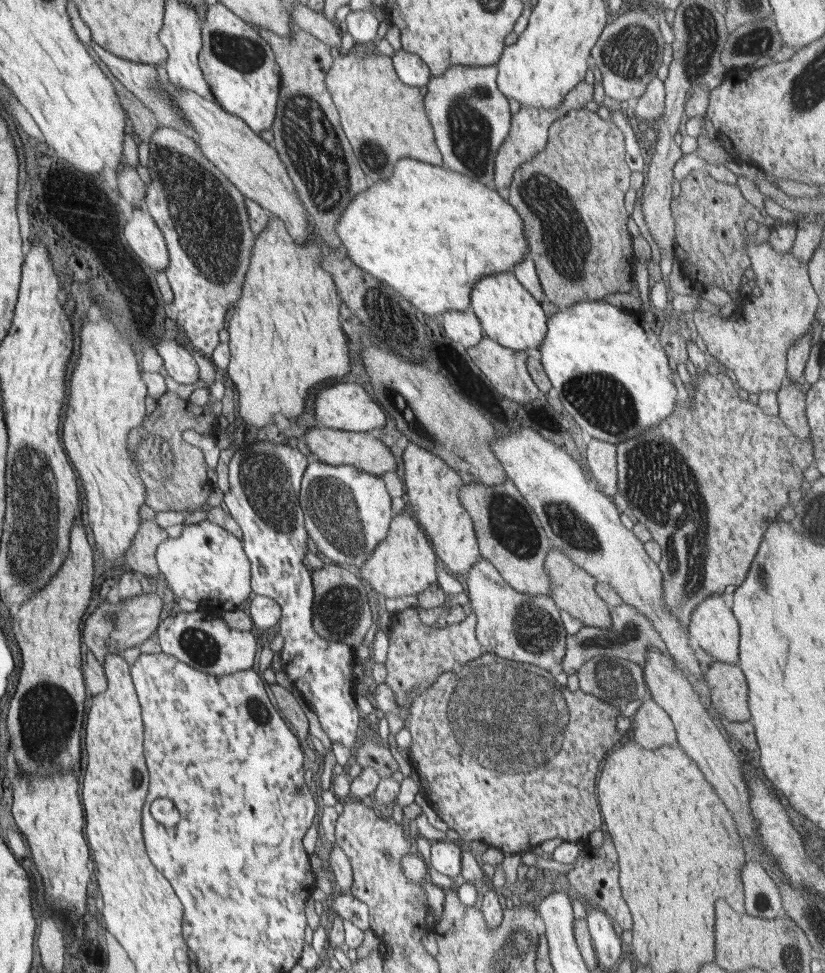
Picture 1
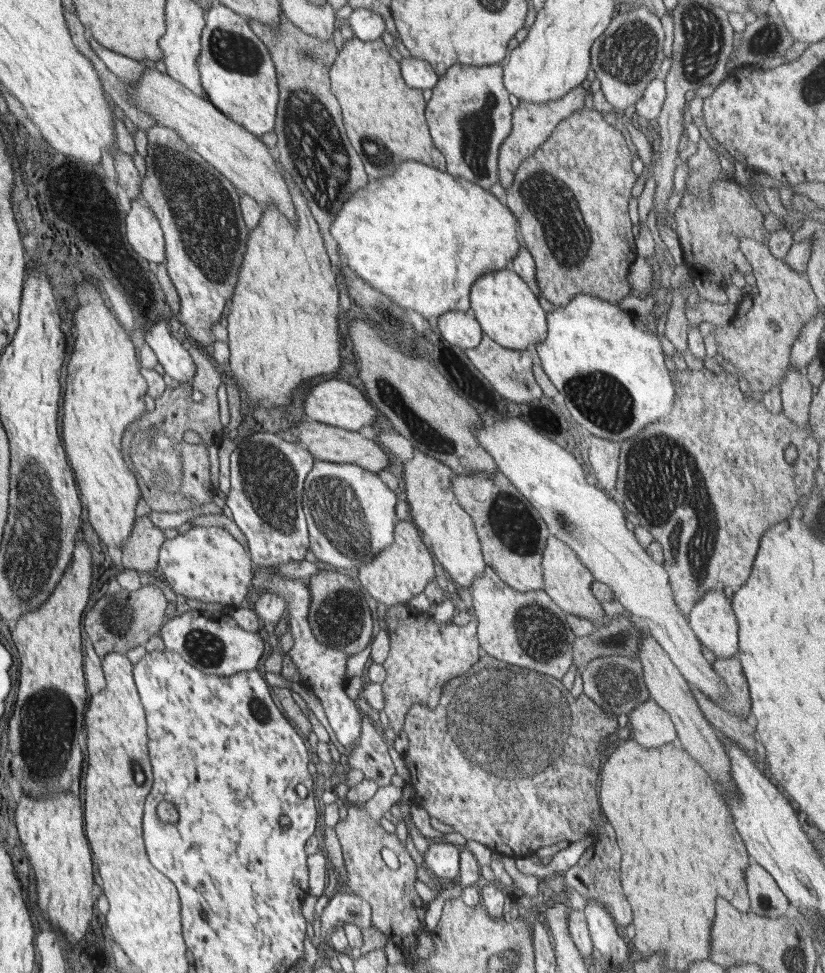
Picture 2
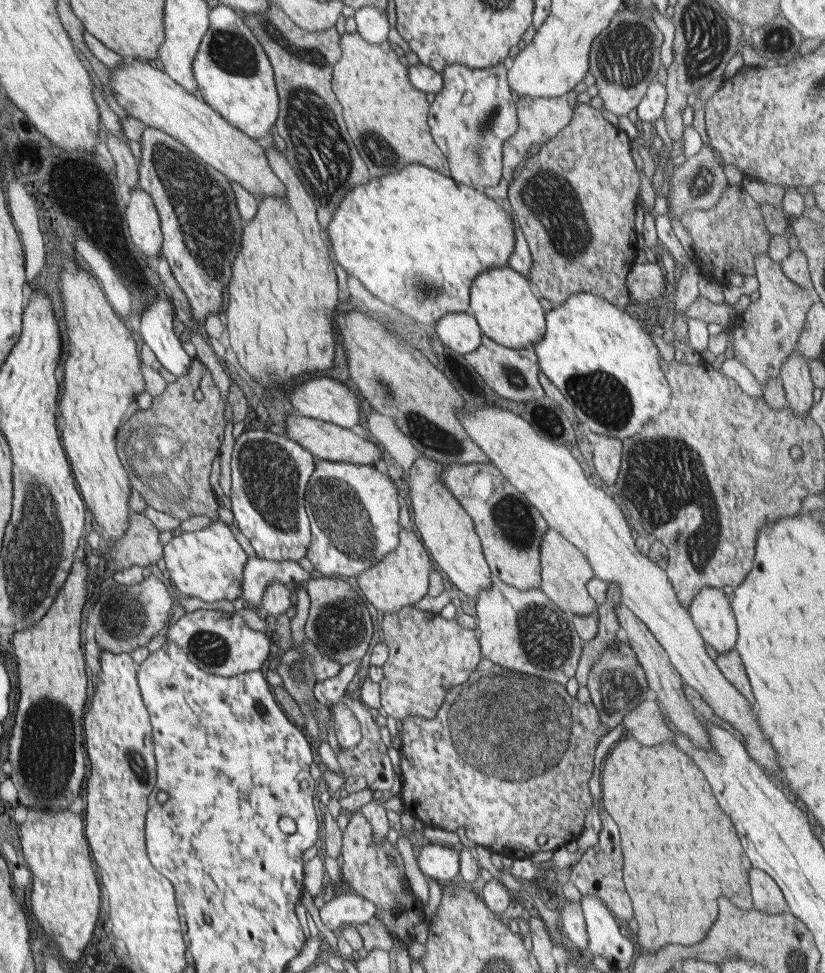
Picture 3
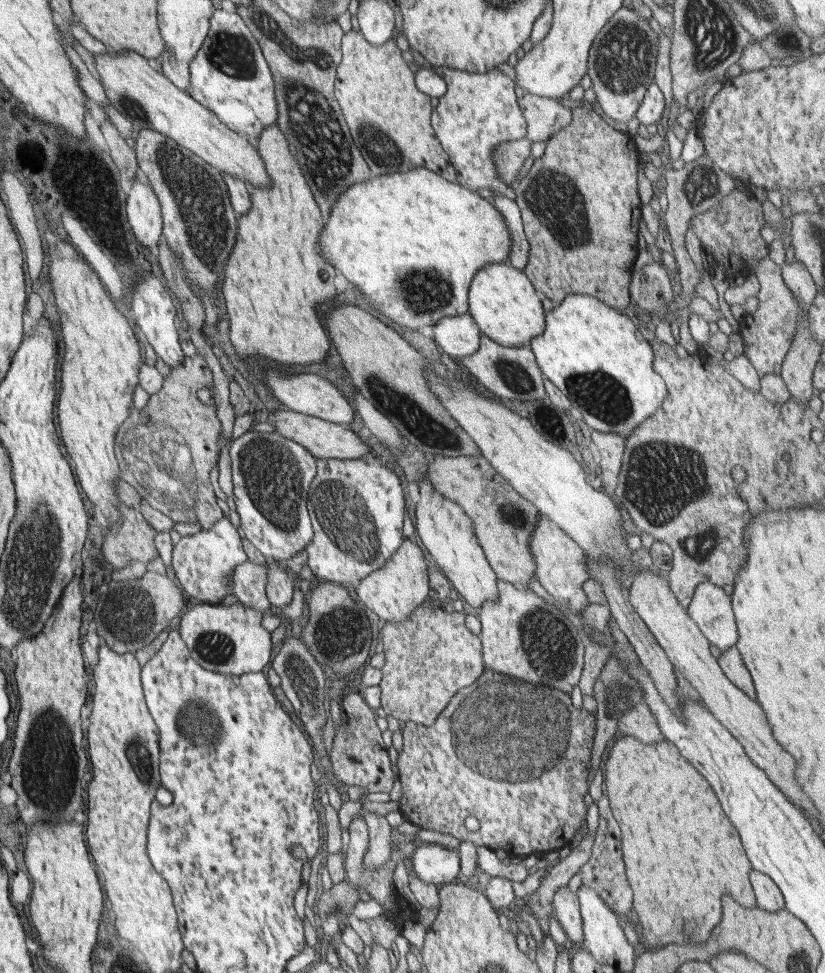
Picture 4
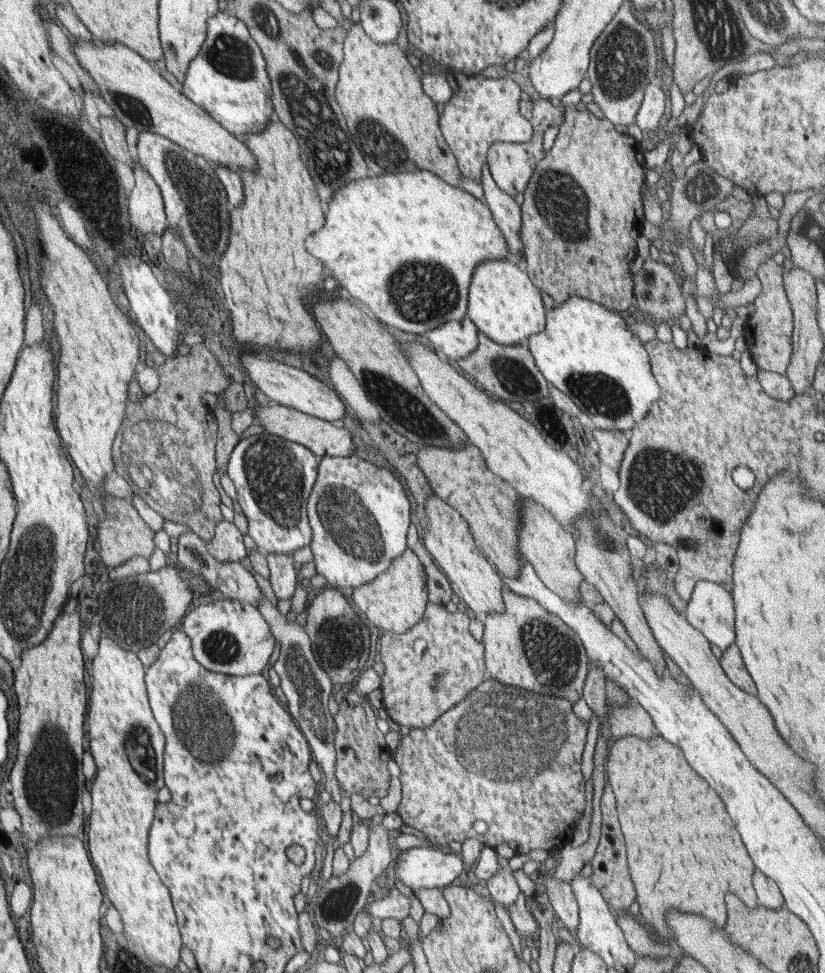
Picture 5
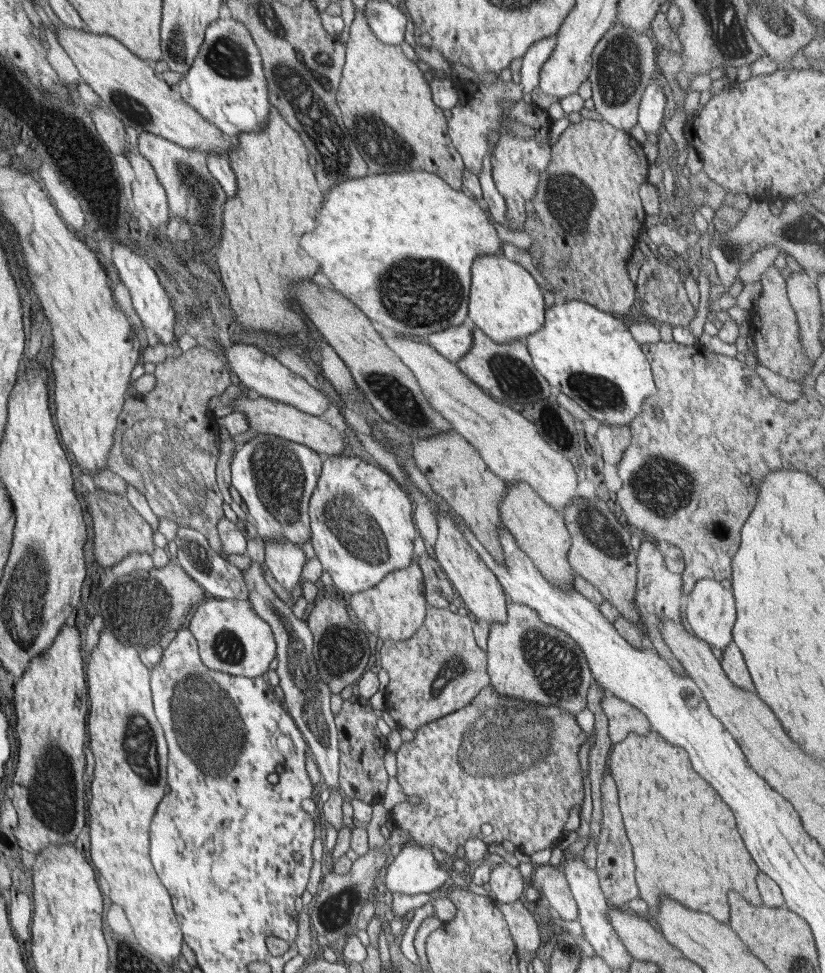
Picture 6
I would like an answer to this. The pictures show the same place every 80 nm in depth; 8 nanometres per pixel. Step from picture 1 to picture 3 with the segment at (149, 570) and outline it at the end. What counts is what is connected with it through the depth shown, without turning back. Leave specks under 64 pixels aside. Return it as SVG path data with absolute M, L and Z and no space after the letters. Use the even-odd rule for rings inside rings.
M131 513L126 532L114 542L115 553L111 553L122 569L134 565L147 567L163 557L159 532L154 523L144 514Z

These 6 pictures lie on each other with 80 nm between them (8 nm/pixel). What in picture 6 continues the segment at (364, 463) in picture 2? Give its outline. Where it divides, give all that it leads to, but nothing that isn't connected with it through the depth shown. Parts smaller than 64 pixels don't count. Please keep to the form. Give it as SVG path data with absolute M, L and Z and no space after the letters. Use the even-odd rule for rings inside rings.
M245 394L242 398L234 400L232 407L234 407L234 412L242 413L246 416L248 426L257 433L272 434L273 436L302 444L304 447L310 447L314 452L320 453L323 457L340 455L346 448L343 443L343 436L336 428L332 428L321 417L301 412L288 404L282 404L264 397L258 398L258 400L250 400Z

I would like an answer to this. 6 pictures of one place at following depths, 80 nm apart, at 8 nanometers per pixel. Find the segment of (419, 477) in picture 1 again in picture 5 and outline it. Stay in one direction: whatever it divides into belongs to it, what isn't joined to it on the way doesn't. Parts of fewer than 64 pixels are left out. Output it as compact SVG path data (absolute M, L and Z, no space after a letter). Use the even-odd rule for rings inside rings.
M435 493L425 499L424 509L429 520L429 526L424 533L426 548L450 581L453 590L458 593L460 600L466 602L469 613L483 618L489 612L504 612L504 582L477 545L464 517Z

